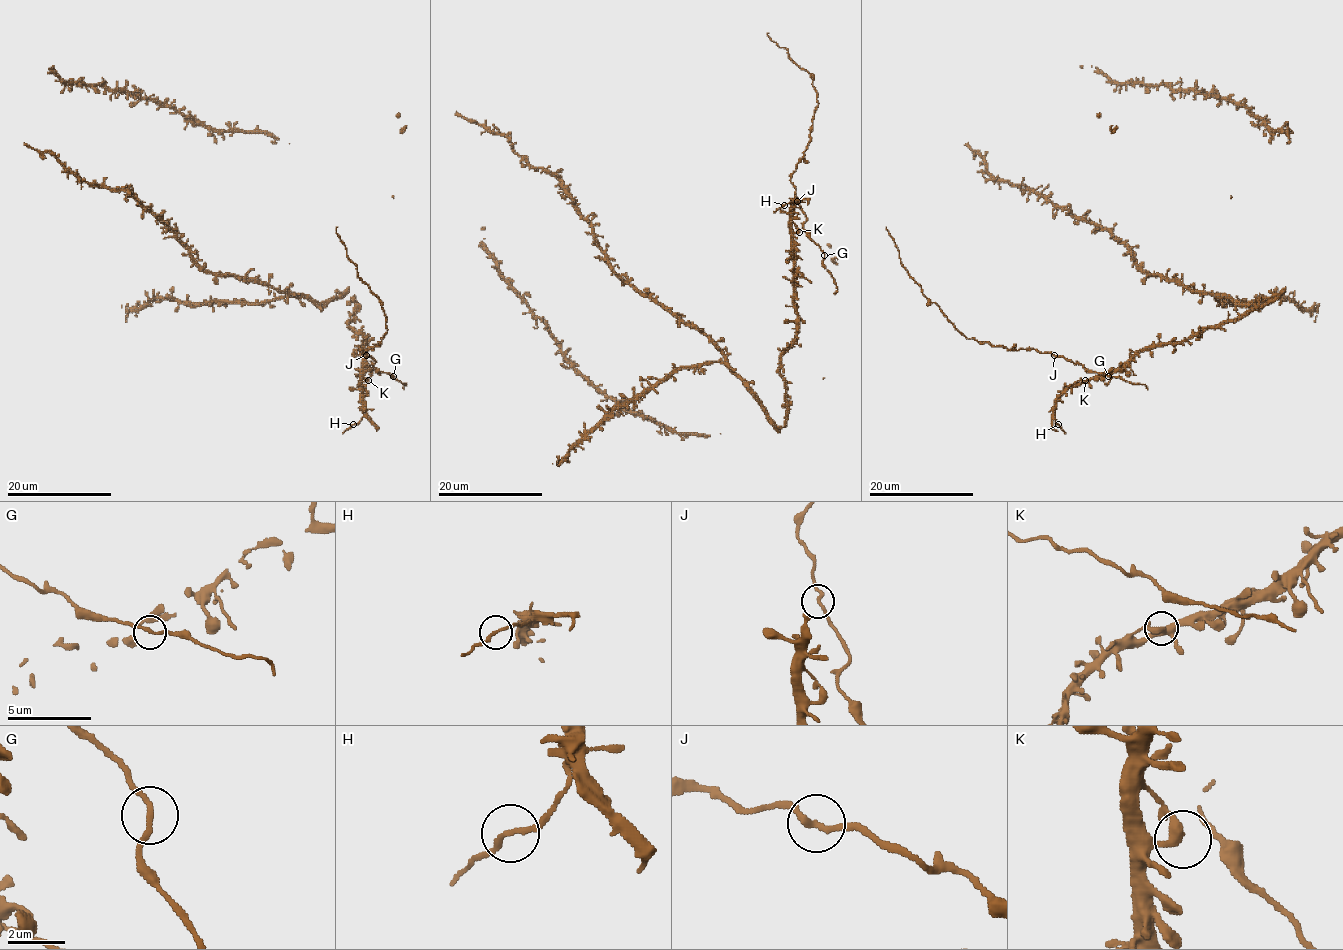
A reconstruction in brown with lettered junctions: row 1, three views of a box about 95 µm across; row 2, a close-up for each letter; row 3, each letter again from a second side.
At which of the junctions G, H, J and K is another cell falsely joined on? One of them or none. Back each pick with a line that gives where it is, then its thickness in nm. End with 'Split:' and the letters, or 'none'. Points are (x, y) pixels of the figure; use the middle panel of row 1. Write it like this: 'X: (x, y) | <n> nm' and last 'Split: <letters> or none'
Split: none

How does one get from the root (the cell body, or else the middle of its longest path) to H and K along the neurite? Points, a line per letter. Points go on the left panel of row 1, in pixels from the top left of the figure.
H: (272, 287), (302, 293), (311, 302), (354, 300), (349, 326), (366, 343), (363, 417), (353, 424)
K: (272, 287), (302, 293), (311, 302), (353, 298), (355, 313), (349, 326), (366, 340), (362, 380), (368, 380)

